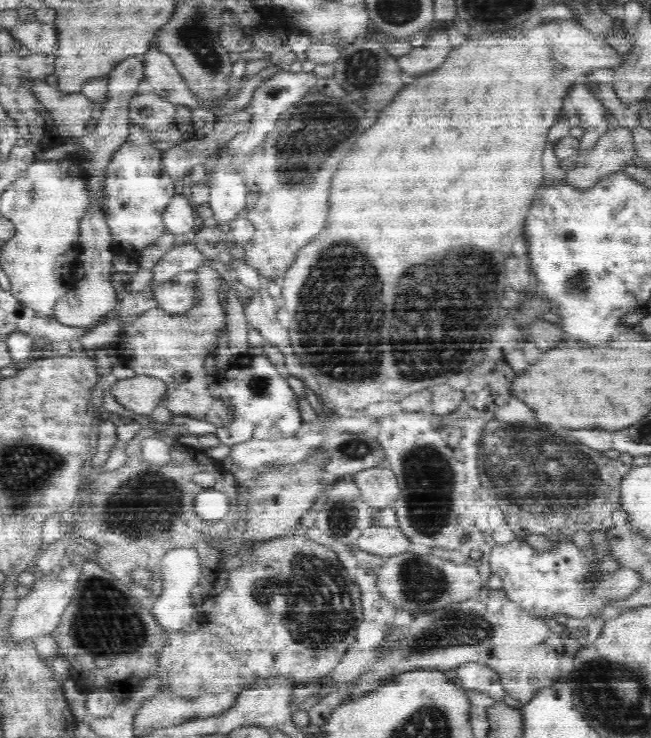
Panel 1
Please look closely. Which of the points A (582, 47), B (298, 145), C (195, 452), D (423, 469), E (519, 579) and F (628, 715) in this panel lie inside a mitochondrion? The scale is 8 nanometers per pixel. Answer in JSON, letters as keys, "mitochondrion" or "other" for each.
{"A":"other","B":"mitochondrion","C":"other","D":"mitochondrion","E":"other","F":"mitochondrion"}

